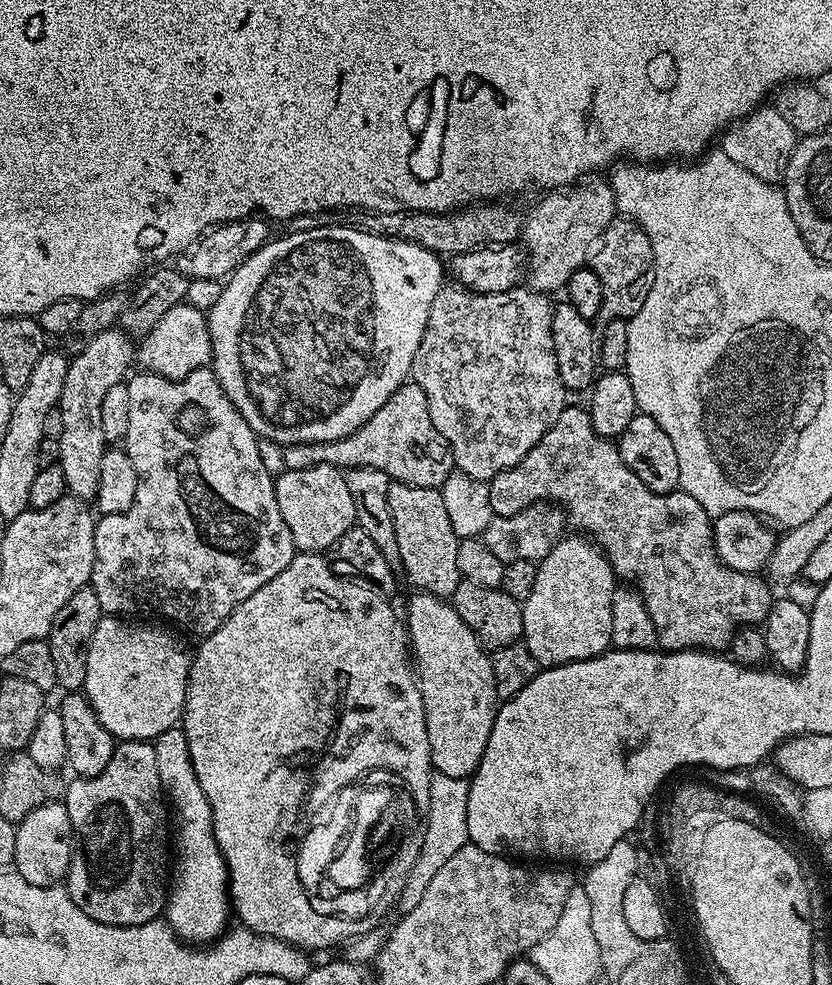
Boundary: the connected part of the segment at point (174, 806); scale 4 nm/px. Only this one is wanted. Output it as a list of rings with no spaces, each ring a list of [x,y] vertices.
[[[183,727],[158,734],[154,741],[154,755],[158,761],[160,785],[174,817],[174,863],[166,893],[166,919],[181,940],[193,946],[204,946],[219,940],[229,927],[228,867],[214,838],[210,802],[206,802],[206,794],[202,794],[202,786],[198,786],[198,774],[194,774],[190,762]]]

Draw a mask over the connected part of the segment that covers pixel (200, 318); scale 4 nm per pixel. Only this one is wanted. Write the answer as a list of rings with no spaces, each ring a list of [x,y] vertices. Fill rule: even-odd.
[[[187,302],[171,307],[147,335],[141,337],[134,352],[135,363],[138,362],[143,371],[171,380],[181,380],[194,370],[207,367],[211,356],[212,339],[207,315],[196,307],[190,307]]]

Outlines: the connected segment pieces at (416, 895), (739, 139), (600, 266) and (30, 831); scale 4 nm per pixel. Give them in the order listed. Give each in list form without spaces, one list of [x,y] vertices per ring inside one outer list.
[[[433,771],[430,778],[430,806],[427,815],[430,820],[422,826],[422,848],[419,860],[413,867],[409,880],[401,892],[398,908],[401,913],[414,910],[418,902],[422,902],[422,894],[426,894],[426,886],[430,886],[430,878],[458,854],[464,845],[469,843],[466,830],[466,798],[468,797],[468,780],[450,778],[450,774]]]
[[[774,106],[757,107],[748,113],[743,120],[736,121],[735,124],[729,124],[724,129],[718,140],[719,151],[730,158],[730,162],[738,162],[754,178],[762,178],[762,182],[767,184],[779,185],[784,178],[784,171],[790,162],[790,154],[794,154],[798,133],[792,129],[790,122],[778,114]]]
[[[617,218],[602,230],[595,248],[592,249],[590,267],[602,282],[602,310],[598,317],[601,325],[615,320],[631,320],[646,302],[654,278],[652,269],[652,247],[646,234],[635,222],[627,218]]]
[[[64,803],[43,804],[38,810],[30,810],[30,814],[16,824],[16,833],[14,871],[34,886],[49,888],[51,884],[60,884],[67,877],[74,847],[70,814]]]

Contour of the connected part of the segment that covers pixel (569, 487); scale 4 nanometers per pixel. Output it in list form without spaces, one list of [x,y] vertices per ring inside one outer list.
[[[565,407],[562,410],[562,414],[558,414],[554,426],[550,426],[550,430],[546,430],[546,434],[542,434],[542,438],[528,451],[526,458],[522,458],[522,462],[518,462],[514,466],[502,470],[502,474],[498,474],[492,480],[487,481],[487,485],[490,490],[490,506],[492,507],[493,516],[512,516],[518,514],[519,511],[526,510],[531,504],[539,504],[541,502],[551,502],[563,508],[566,513],[567,523],[571,527],[573,524],[576,527],[573,529],[587,534],[599,545],[604,553],[604,557],[610,562],[612,571],[616,573],[617,577],[624,582],[634,582],[636,591],[639,592],[640,597],[644,600],[646,610],[650,612],[650,618],[654,618],[656,643],[663,651],[724,650],[731,645],[732,636],[735,634],[736,629],[745,626],[763,625],[766,614],[770,610],[774,599],[774,593],[768,589],[770,587],[769,581],[760,574],[739,572],[738,570],[727,568],[714,550],[714,538],[712,537],[713,517],[708,516],[706,510],[702,510],[702,506],[698,506],[698,502],[694,502],[694,498],[690,498],[690,494],[686,494],[682,490],[677,490],[670,494],[654,494],[654,490],[650,490],[650,486],[645,486],[642,478],[638,478],[638,474],[634,474],[634,470],[630,470],[630,466],[626,466],[626,462],[622,462],[619,447],[609,437],[597,434],[587,407]]]

